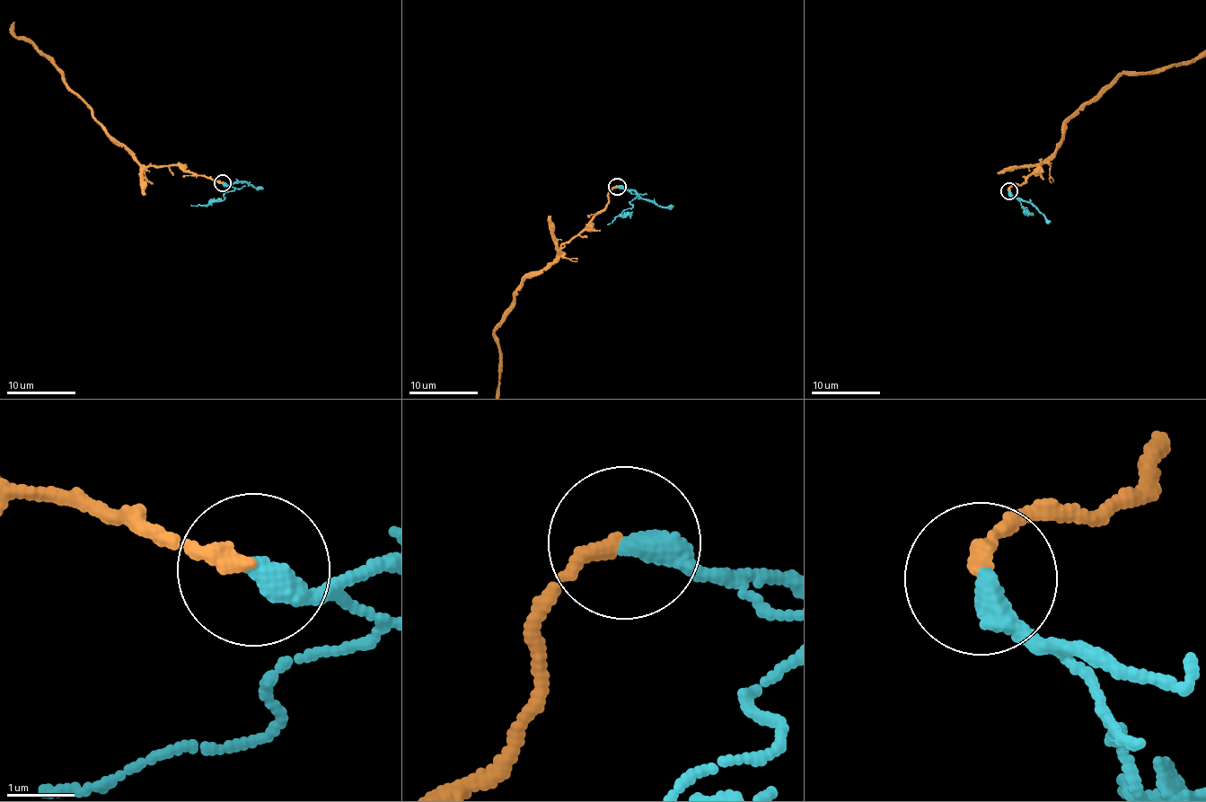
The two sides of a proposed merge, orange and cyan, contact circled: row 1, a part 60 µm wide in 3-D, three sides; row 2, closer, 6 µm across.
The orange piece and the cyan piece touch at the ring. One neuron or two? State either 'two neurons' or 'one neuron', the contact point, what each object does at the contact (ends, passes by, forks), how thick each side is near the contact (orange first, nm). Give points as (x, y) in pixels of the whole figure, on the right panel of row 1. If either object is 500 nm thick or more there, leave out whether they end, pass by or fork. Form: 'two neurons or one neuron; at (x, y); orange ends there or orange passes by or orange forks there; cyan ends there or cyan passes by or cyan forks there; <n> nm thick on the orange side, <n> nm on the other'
one neuron; at (1008, 191); orange ends there; cyan ends there; 240 nm thick on the orange side, 400 nm on the other

